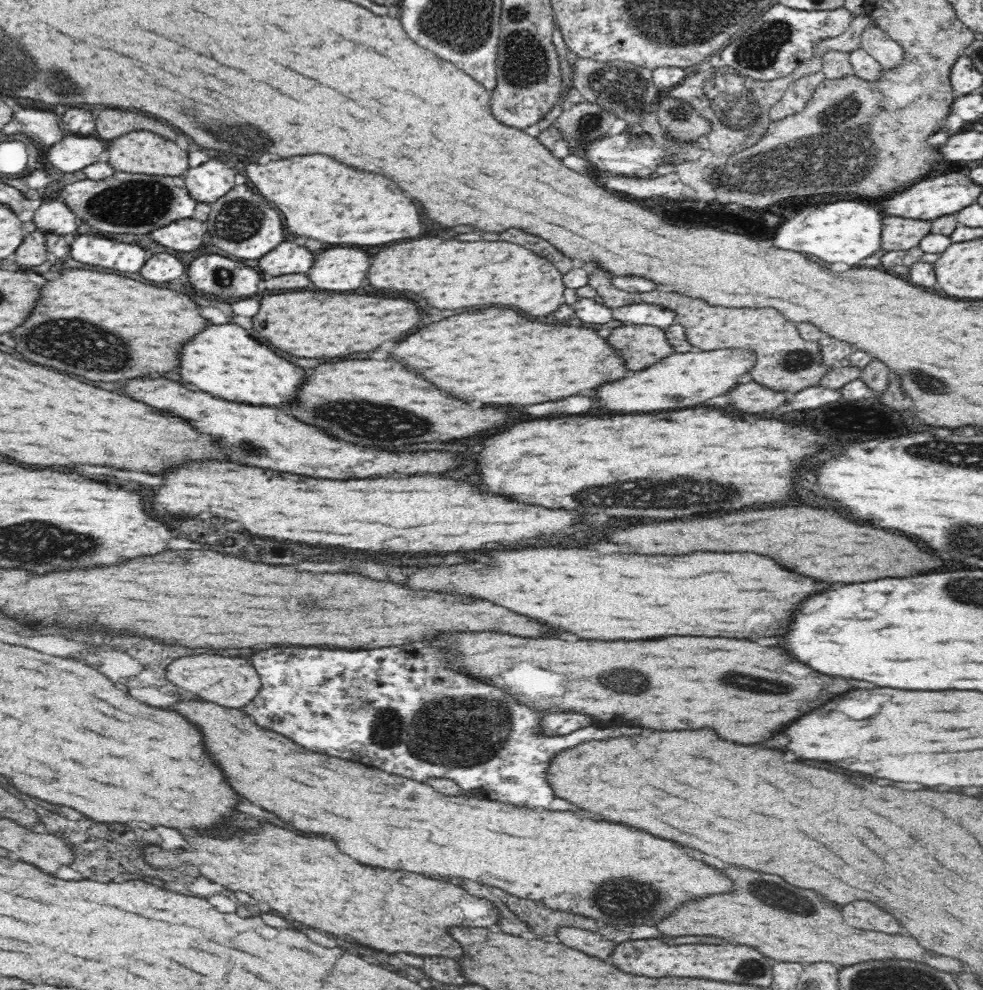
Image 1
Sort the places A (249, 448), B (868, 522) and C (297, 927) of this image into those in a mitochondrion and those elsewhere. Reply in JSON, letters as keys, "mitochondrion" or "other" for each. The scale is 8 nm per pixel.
{"A":"mitochondrion","B":"other","C":"other"}

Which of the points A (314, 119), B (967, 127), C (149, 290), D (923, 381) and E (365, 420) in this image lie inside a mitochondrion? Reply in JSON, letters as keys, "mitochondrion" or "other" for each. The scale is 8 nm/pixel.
{"A":"other","B":"other","C":"other","D":"mitochondrion","E":"mitochondrion"}

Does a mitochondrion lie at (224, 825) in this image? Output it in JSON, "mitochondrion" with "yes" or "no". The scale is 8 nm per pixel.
{"mitochondrion":"no"}

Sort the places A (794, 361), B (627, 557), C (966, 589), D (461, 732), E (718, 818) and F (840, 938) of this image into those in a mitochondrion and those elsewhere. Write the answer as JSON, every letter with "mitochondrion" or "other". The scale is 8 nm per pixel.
{"A":"mitochondrion","B":"other","C":"mitochondrion","D":"mitochondrion","E":"other","F":"other"}

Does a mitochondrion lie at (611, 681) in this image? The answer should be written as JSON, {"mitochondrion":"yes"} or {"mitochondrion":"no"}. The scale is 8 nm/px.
{"mitochondrion":"yes"}

